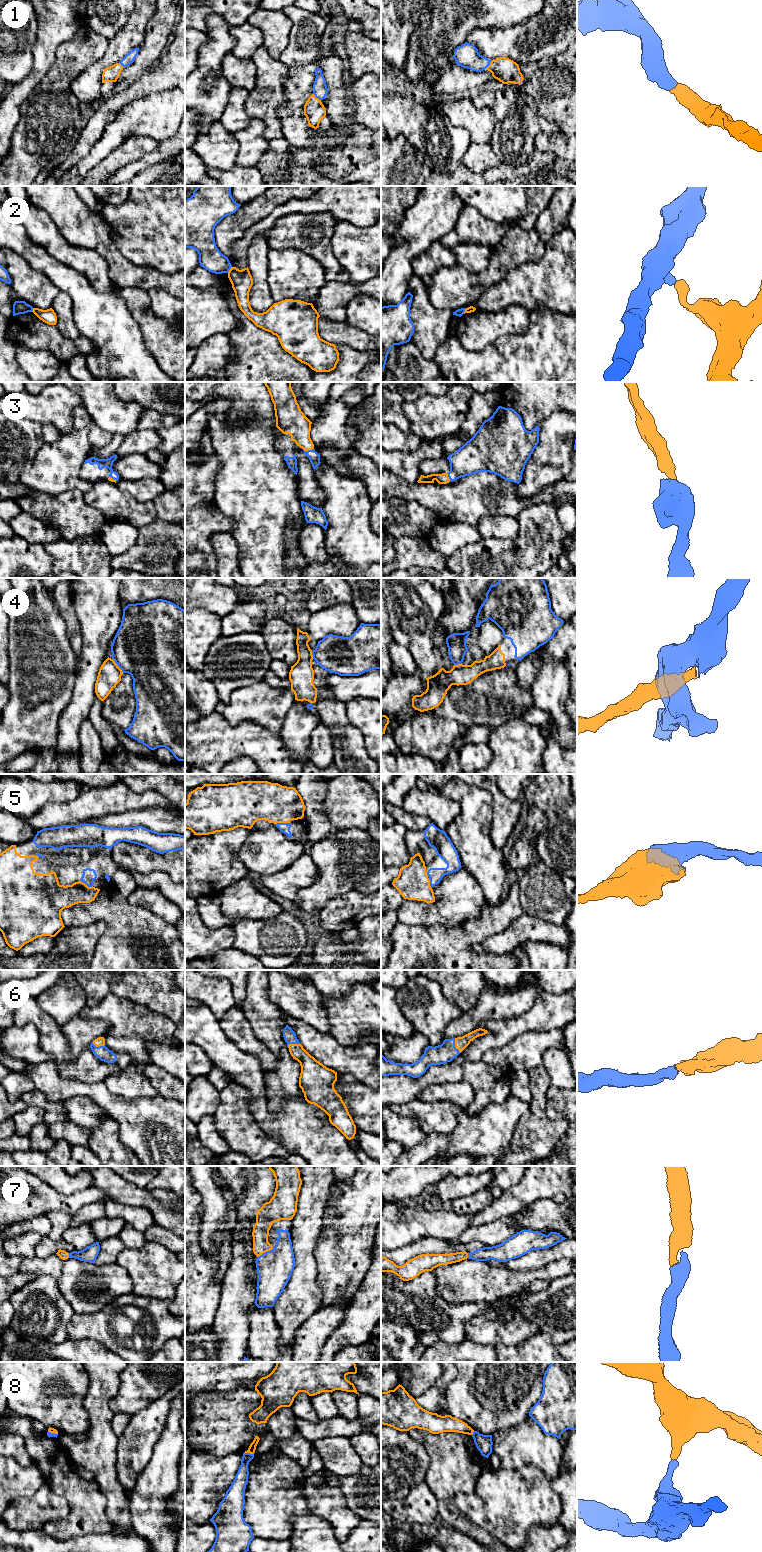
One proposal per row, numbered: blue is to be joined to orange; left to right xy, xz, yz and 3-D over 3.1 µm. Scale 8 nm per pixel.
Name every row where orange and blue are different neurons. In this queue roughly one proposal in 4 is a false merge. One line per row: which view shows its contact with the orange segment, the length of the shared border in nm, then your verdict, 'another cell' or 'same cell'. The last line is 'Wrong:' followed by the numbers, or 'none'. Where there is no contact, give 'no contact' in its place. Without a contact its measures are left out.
1: meets orange in xz; contact 90 nm long; same cell
2: meets orange in xz; contact 70 nm long; another cell
3: meets orange in xz; contact 80 nm long; same cell
4: meets orange in xy; contact 150 nm long; same cell
5: meets orange in xz; contact 110 nm long; same cell
6: meets orange in yz; contact 130 nm long; same cell
7: meets orange in xz; contact 150 nm long; same cell
8: meets orange in xz; contact 80 nm long; another cell
Wrong: 2, 8

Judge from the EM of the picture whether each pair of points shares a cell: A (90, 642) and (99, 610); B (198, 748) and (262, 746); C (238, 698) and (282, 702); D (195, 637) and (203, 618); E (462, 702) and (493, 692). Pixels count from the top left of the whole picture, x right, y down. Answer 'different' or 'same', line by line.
A: same
B: same
C: same
D: same
E: same

